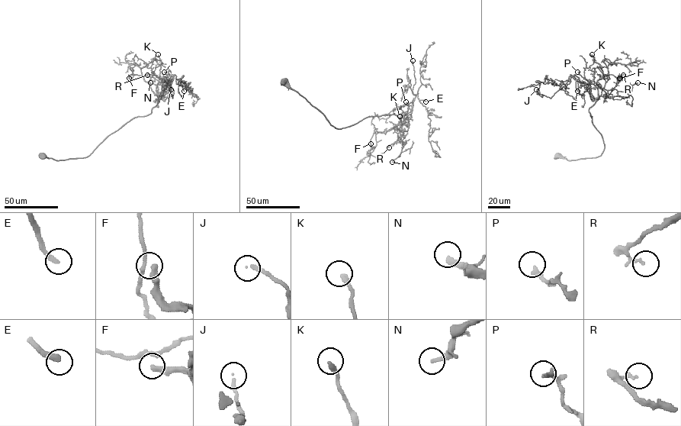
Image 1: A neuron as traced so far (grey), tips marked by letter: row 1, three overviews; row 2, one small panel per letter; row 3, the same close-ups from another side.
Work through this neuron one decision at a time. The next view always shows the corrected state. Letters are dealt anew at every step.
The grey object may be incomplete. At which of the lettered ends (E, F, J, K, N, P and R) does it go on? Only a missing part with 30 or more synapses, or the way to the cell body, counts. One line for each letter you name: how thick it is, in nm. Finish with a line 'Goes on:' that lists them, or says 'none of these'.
E: 320 nm thick
J: 180 nm thick
N: 240 nm thick
Goes on: E, J, N

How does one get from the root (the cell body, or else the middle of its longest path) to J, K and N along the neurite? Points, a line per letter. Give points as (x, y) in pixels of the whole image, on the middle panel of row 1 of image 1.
J: (284, 82), (337, 128), (367, 117), (393, 113), (401, 121), (415, 97), (412, 60)
K: (284, 82), (337, 128), (367, 117), (393, 113), (400, 124), (390, 130), (402, 124), (399, 116)
N: (284, 82), (337, 128), (351, 125), (367, 117), (393, 113), (400, 121), (403, 148), (399, 156), (392, 162)

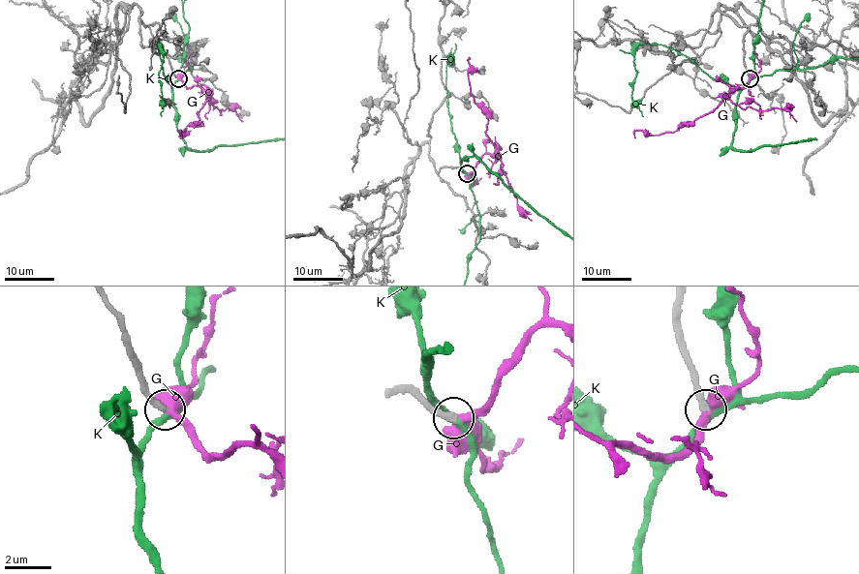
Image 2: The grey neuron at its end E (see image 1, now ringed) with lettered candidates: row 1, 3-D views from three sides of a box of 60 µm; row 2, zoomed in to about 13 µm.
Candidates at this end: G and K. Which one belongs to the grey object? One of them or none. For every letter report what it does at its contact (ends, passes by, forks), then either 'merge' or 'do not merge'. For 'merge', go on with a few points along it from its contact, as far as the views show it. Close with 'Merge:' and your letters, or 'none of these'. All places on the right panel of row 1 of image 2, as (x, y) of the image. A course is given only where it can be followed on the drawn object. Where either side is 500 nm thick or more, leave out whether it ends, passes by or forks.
G: it passes by; merge; course (750, 77), (743, 88), (730, 85), (728, 95), (711, 111), (675, 131), (658, 135), (635, 131), (635, 138)
K: it passes by; do not merge
Merge: G

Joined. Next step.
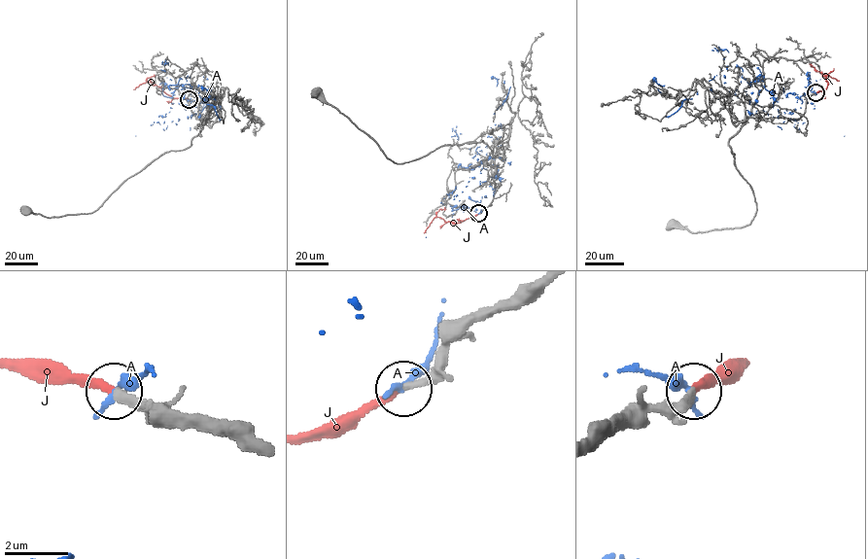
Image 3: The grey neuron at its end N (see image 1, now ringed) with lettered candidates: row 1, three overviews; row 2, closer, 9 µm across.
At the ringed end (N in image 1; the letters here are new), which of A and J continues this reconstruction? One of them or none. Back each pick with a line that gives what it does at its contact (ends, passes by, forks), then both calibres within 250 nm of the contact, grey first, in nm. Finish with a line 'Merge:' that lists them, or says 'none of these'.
J: it ends | 240/240 nm
Merge: J

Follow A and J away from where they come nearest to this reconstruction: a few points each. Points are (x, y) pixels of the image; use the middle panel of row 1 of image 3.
A: (479, 213), (481, 196), (493, 195), (499, 180), (486, 145), (494, 114), (503, 100), (491, 77)
J: (479, 213), (453, 224), (435, 217), (424, 232)

